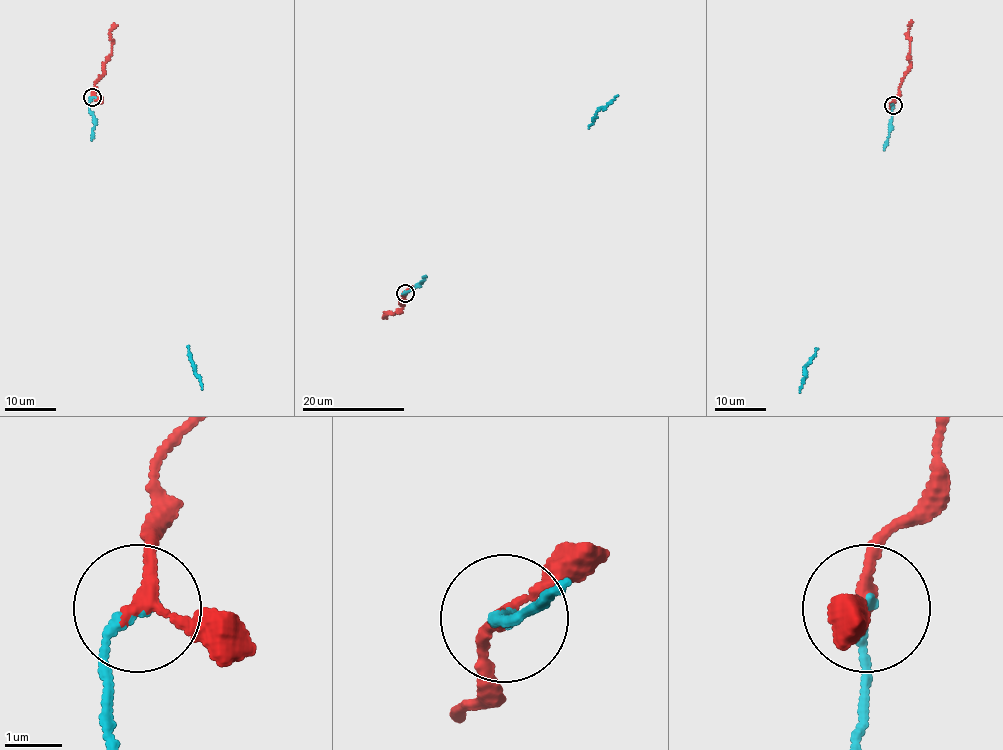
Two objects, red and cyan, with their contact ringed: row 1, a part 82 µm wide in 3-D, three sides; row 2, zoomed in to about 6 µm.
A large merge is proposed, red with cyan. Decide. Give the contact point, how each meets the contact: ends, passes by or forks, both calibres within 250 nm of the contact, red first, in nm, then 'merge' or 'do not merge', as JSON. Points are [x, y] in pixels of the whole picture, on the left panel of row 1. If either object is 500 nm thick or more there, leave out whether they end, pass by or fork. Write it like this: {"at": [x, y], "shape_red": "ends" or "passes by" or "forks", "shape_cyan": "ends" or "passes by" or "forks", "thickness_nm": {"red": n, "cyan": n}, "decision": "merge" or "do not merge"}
{"at": [92, 97], "shape_red": "passes by", "shape_cyan": "ends", "thickness_nm": {"red": 220, "cyan": 120}, "decision": "merge"}

